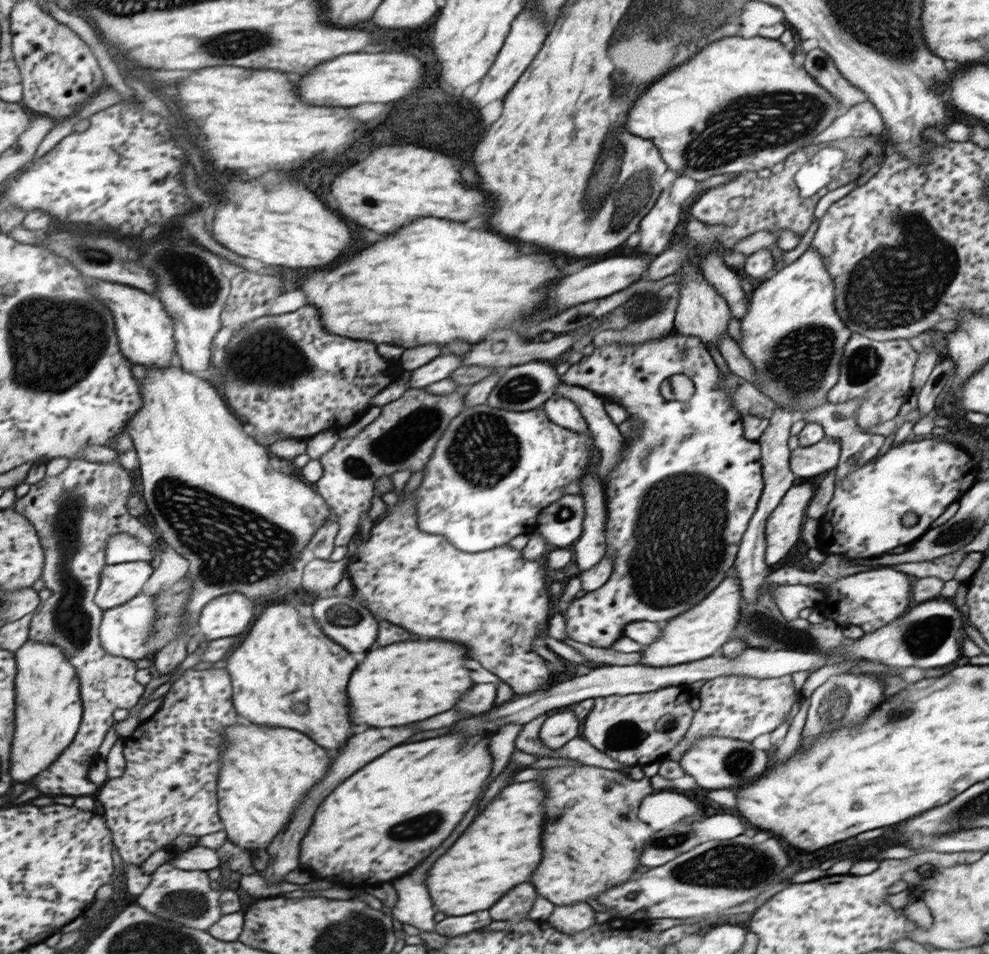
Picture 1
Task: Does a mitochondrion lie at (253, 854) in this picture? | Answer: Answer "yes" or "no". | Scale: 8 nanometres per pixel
no

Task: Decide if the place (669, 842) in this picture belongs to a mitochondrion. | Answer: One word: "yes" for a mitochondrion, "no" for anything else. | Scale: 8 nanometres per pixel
yes

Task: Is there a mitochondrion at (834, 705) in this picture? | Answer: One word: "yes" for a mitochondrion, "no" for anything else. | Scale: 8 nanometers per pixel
yes

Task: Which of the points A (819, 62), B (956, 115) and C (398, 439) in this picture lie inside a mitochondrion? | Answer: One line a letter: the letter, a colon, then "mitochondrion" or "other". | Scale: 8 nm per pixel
A: mitochondrion
B: other
C: mitochondrion

